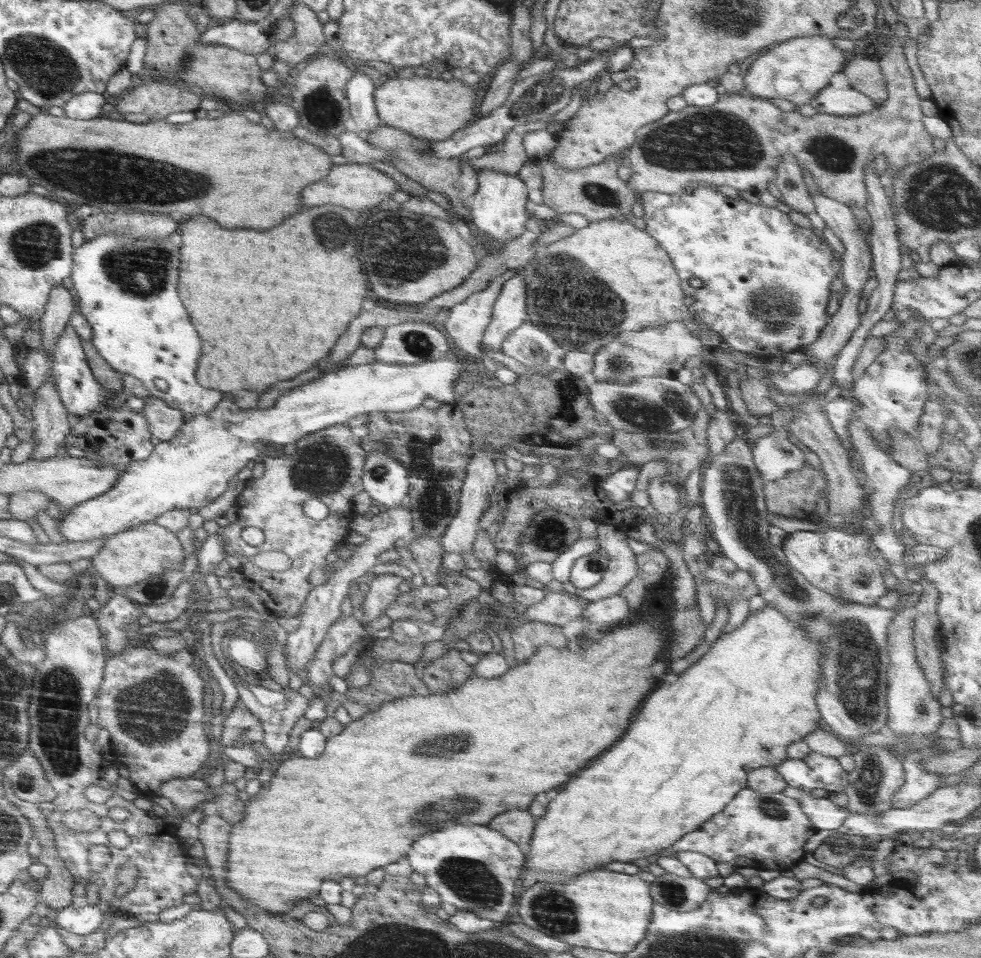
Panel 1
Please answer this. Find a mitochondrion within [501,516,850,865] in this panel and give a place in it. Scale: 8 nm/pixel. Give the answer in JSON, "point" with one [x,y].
{"point":[771,808]}

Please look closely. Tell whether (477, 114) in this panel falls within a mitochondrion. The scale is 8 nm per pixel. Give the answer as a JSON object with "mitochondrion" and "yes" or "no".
{"mitochondrion":"no"}

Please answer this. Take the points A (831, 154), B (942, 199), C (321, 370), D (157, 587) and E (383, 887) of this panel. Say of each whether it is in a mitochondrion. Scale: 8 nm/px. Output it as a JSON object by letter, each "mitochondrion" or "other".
{"A":"mitochondrion","B":"mitochondrion","C":"other","D":"mitochondrion","E":"other"}

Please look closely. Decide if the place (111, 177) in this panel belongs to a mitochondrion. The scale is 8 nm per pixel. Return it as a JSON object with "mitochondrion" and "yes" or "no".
{"mitochondrion":"yes"}

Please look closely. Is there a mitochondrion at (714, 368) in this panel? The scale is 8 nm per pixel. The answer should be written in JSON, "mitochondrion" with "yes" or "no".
{"mitochondrion":"no"}

